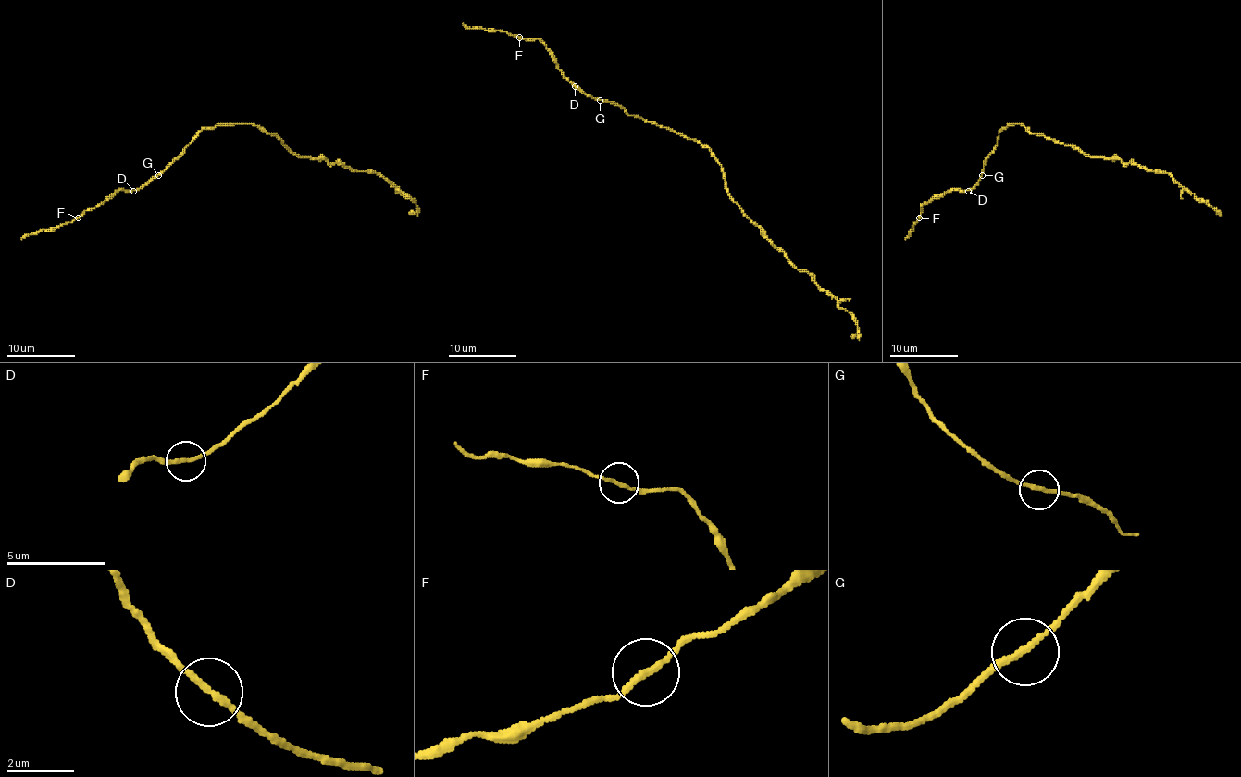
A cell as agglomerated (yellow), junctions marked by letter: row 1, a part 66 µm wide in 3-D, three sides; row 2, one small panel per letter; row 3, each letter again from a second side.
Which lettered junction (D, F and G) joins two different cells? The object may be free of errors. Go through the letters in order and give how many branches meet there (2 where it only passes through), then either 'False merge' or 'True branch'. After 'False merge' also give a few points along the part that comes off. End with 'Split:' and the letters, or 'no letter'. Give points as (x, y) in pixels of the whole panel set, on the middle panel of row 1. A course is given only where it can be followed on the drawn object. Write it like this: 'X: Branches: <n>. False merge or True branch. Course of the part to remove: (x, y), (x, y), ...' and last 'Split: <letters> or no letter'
D: Branches: 2. True branch
F: Branches: 2. True branch
G: Branches: 2. True branch
Split: no letter

